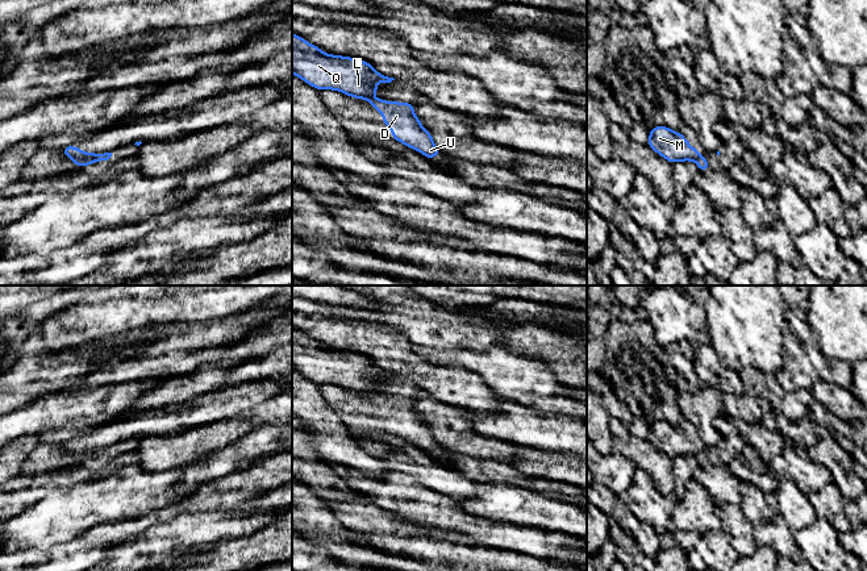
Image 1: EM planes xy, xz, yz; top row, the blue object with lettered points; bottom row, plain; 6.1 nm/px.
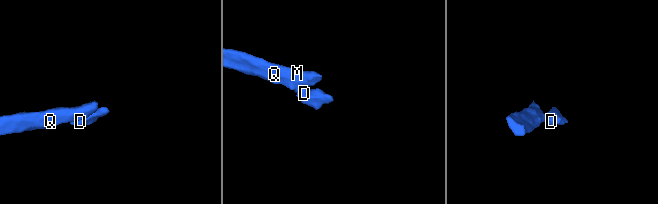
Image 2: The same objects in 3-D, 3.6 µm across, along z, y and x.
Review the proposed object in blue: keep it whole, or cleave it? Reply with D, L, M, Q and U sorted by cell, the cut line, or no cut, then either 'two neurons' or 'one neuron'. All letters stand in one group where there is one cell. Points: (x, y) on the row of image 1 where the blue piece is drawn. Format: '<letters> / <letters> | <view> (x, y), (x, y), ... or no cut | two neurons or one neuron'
D U / L M Q | xy (99, 154), (92, 158), (82, 158), (75, 163) | two neurons

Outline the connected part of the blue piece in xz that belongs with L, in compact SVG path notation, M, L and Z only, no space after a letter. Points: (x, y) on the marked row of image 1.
M292 33L292 74L310 84L313 88L339 91L355 99L367 100L370 104L379 100L371 93L380 91L375 86L376 82L391 83L393 78L388 78L375 71L372 64L357 58L324 54L321 47L307 42L303 37Z

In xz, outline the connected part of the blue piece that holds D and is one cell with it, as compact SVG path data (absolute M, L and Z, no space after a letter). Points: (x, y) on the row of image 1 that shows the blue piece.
M376 100L371 105L383 114L382 124L391 128L392 139L424 154L429 159L441 155L433 142L433 136L421 126L422 120L414 116L414 107L410 103Z

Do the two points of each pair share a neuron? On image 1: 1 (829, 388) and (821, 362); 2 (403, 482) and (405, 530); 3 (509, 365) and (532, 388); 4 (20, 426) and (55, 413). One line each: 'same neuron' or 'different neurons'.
1: different neurons
2: different neurons
3: same neuron
4: same neuron

